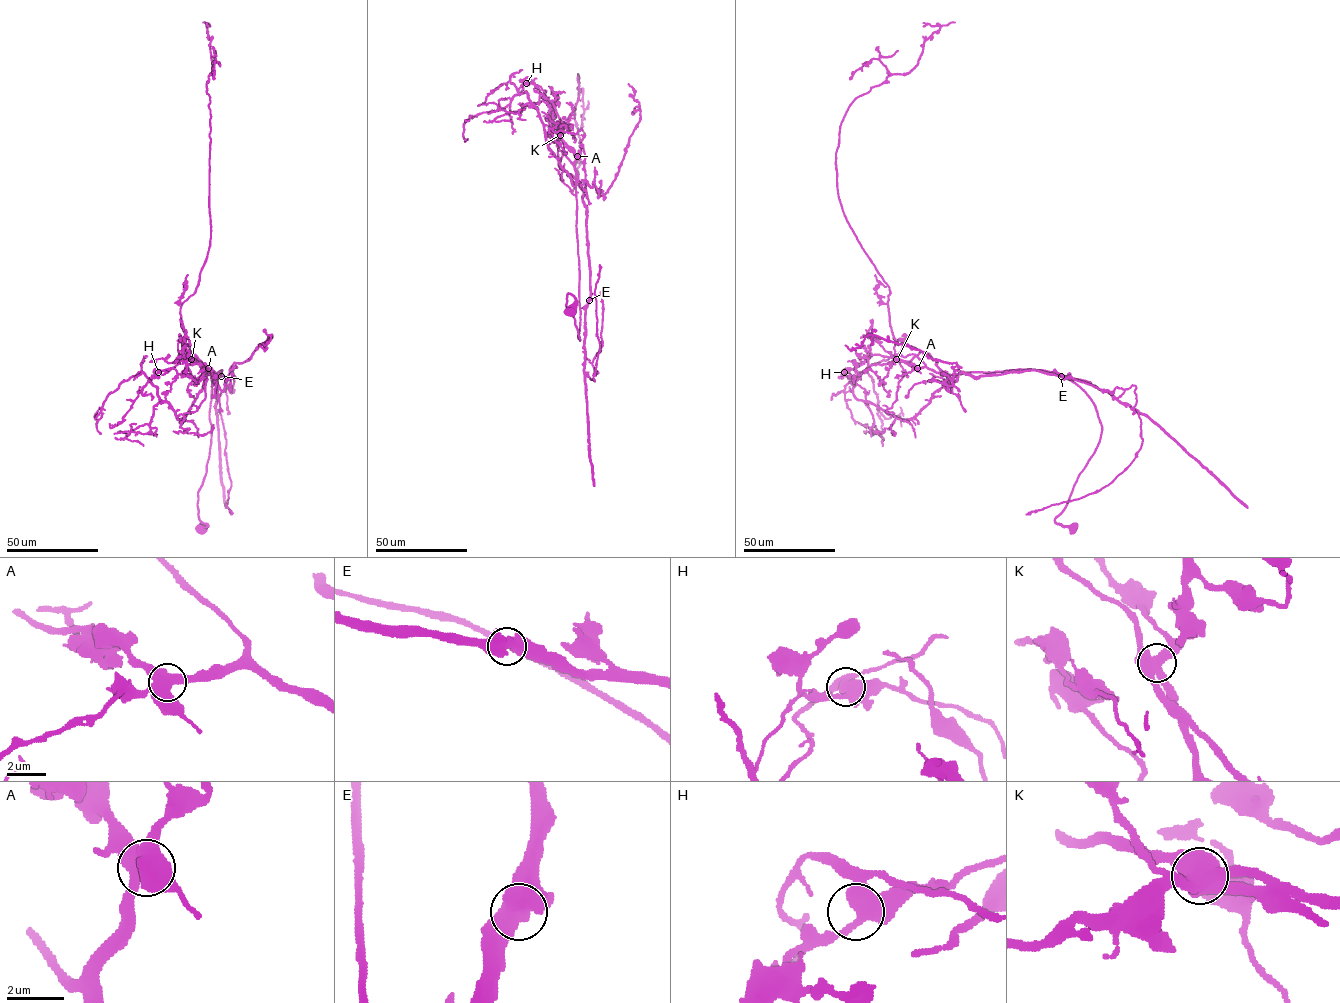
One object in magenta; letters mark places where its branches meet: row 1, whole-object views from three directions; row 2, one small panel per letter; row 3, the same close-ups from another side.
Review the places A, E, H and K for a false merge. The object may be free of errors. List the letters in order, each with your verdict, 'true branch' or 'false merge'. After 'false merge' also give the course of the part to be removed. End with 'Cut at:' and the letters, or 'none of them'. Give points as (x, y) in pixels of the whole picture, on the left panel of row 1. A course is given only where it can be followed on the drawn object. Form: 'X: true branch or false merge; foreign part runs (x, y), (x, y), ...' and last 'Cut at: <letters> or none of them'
A: true branch
E: true branch
H: true branch
K: false merge; foreign part runs (191, 359), (203, 363), (213, 380), (221, 370), (215, 408), (226, 440), (231, 482), (226, 504), (231, 514)
Cut at: K

